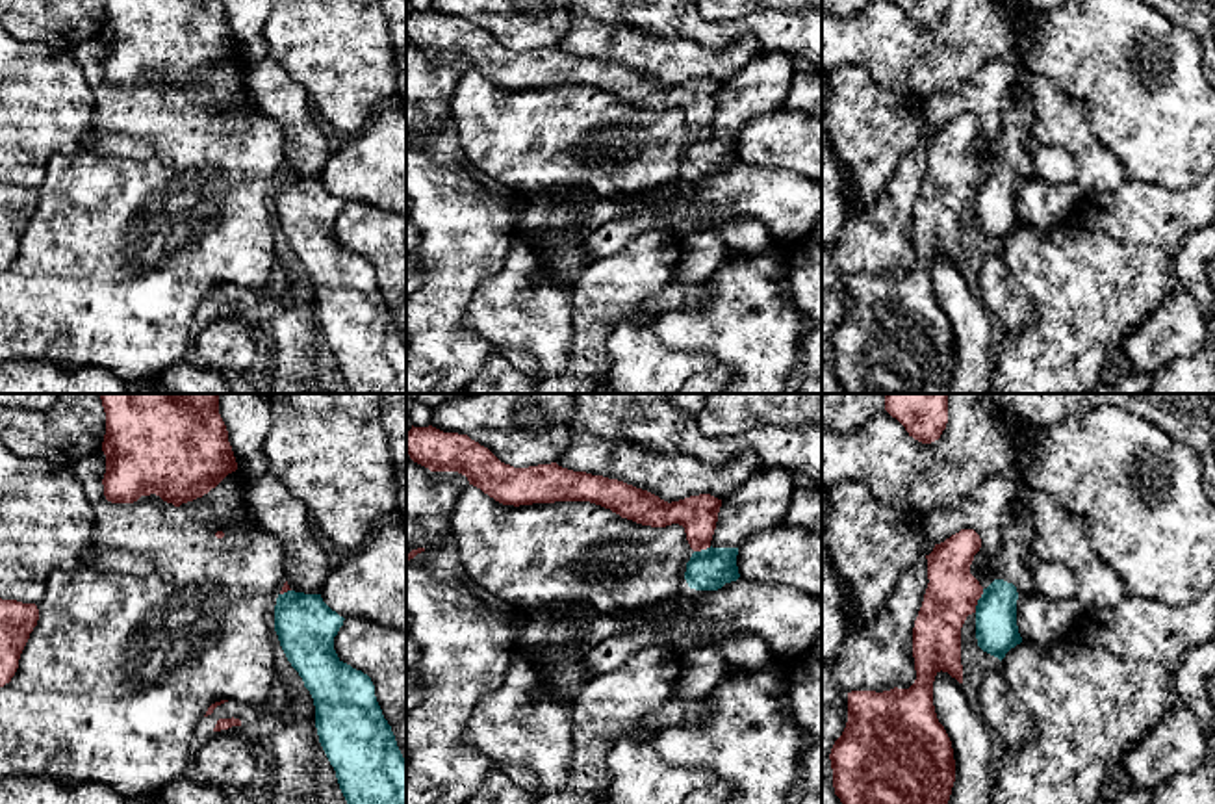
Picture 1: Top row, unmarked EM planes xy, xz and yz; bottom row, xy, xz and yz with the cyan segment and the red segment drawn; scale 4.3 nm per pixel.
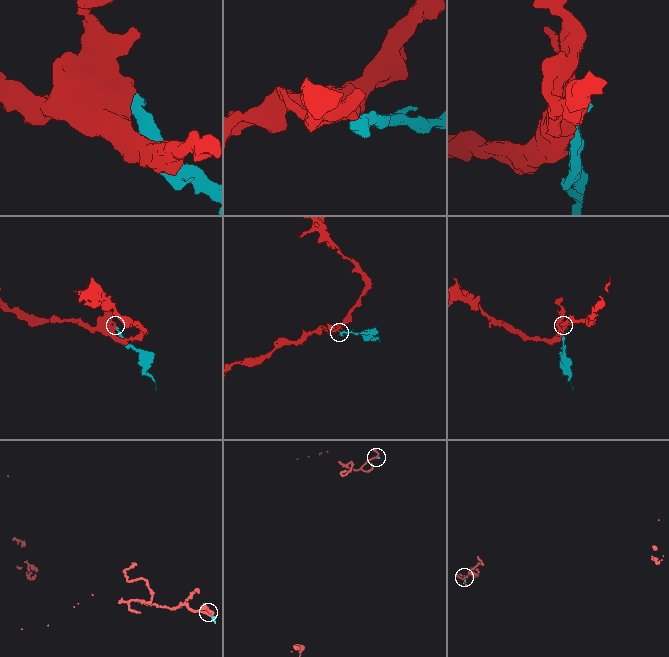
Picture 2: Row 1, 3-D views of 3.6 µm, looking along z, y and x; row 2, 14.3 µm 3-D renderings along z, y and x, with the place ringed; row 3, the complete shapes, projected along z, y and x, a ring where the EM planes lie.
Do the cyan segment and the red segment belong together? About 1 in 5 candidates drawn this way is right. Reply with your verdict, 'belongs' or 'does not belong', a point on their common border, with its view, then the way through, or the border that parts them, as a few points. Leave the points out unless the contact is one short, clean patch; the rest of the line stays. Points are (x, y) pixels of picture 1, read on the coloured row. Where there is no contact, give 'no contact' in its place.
does not belong | yz (978, 600) | along yz (984, 589), (974, 611)

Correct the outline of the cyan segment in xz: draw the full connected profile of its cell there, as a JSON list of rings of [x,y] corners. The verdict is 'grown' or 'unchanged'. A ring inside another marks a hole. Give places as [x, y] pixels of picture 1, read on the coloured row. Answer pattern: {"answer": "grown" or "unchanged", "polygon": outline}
{"answer": "unchanged", "polygon": [[[707,548],[694,551],[686,563],[684,579],[696,590],[718,590],[740,577],[736,566],[738,548]]]}

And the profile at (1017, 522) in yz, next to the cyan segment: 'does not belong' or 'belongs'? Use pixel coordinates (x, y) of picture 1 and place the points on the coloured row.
belongs

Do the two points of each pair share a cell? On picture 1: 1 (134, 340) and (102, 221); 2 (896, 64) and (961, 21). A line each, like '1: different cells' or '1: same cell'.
1: same cell
2: same cell

